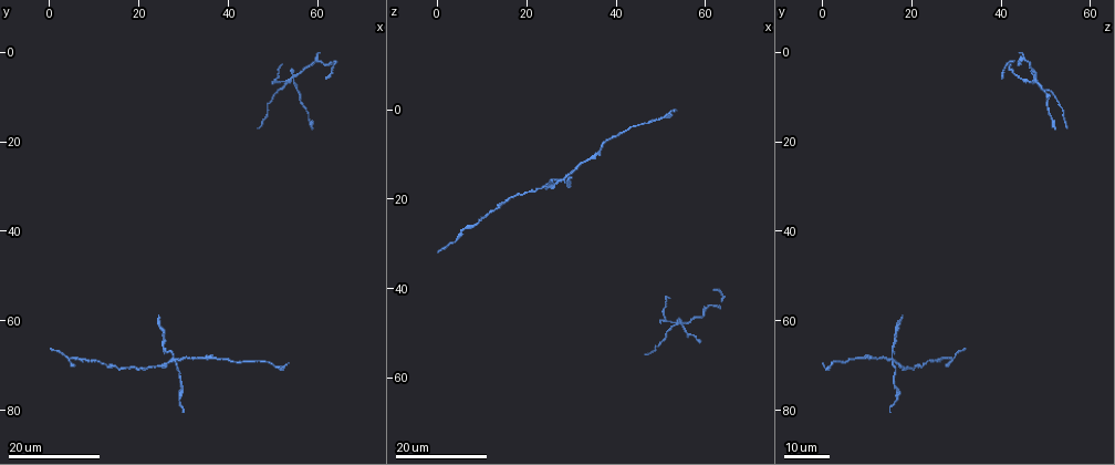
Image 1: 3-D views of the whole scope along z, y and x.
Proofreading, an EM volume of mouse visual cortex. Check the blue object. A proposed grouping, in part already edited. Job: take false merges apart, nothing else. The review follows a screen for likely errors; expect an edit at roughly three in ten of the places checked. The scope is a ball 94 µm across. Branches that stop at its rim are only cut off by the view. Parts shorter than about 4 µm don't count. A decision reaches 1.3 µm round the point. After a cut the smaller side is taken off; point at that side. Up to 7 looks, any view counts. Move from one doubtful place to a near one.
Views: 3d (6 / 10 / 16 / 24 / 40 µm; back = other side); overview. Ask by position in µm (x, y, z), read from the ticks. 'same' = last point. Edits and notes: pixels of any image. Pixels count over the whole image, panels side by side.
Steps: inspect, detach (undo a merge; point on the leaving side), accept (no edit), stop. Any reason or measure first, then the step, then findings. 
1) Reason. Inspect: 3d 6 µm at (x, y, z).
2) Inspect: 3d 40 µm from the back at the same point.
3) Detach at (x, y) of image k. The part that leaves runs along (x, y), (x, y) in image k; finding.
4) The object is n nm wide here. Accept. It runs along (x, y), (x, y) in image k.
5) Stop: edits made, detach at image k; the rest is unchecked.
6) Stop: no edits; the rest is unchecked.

Looks like a crossing. Inspect: 3d 24 µm at (28.0, 68.5, 16.0).

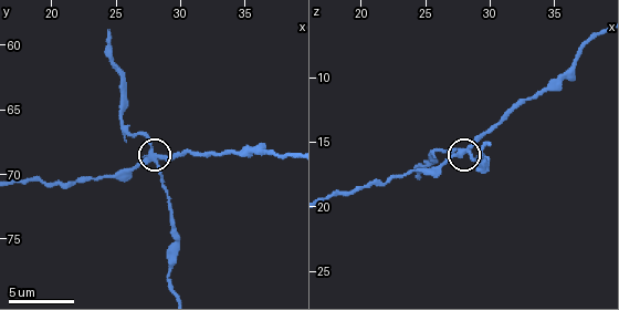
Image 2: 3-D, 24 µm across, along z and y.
Zoom in. Inspect: 3d 6 µm at (28.0, 69.0, 15.8).

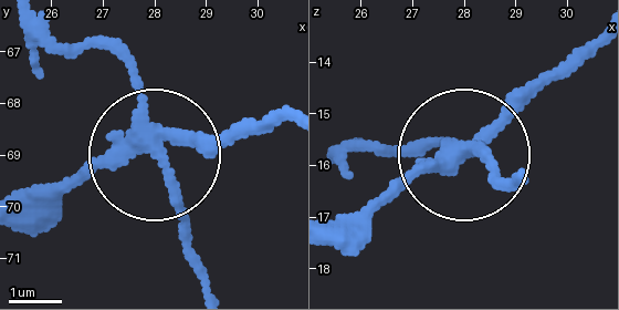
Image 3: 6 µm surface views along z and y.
4 arms meet here. Detach at (179, 210) of image 3. The part that leaves runs along (143, 145), (205, 287) in image 3; two neurons meet here.

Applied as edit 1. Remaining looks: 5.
Redraw. Inspect: overview.

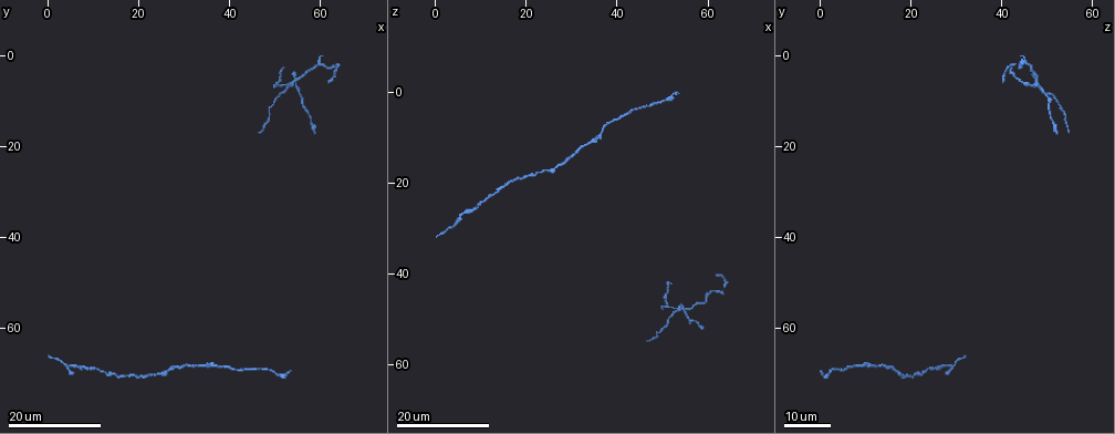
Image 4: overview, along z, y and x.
Calibre changes. Inspect: 3d 24 µm at (23.0, 70.5, 17.0).

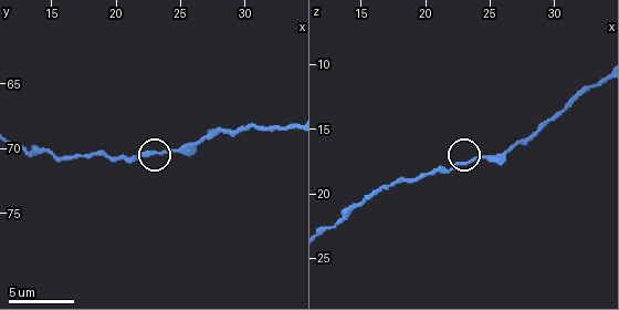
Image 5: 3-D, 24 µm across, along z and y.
Closer look. Inspect: 3d 6 µm at (23.0, 70.2, 17.6).

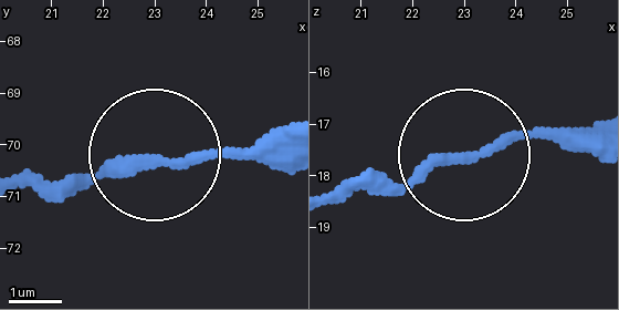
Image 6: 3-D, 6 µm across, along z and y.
Accept. It runs along (282, 136), (35, 185) in image 6; one neuron here.

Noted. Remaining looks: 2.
Thick turns thin. Inspect: 3d 16 µm at (51.5, 6.5, 44.0).

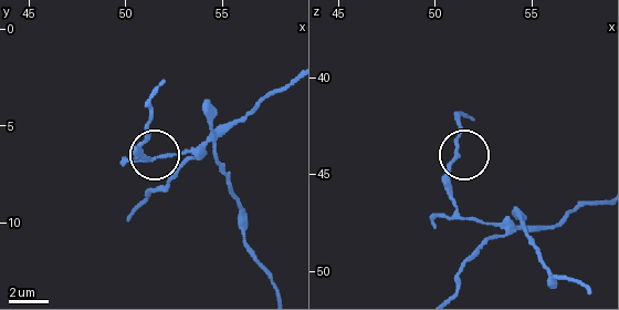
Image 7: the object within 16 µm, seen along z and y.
Inspect: 3d 6 µm at (51.0, 5.8, 44.4).

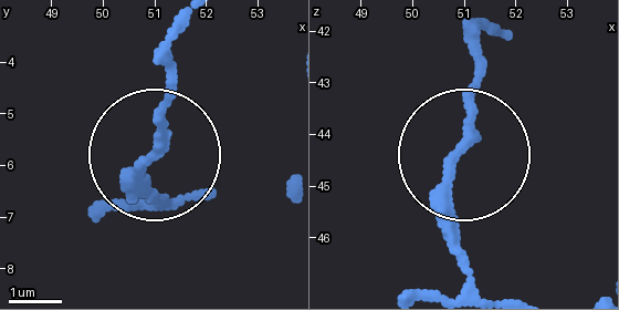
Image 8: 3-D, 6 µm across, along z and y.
Accept. It runs along (472, 281), (454, 175), (481, 48) in image 8; all the same neuron.

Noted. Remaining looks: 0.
Stop: edits made, detach at image 3; the rest is unchecked.

